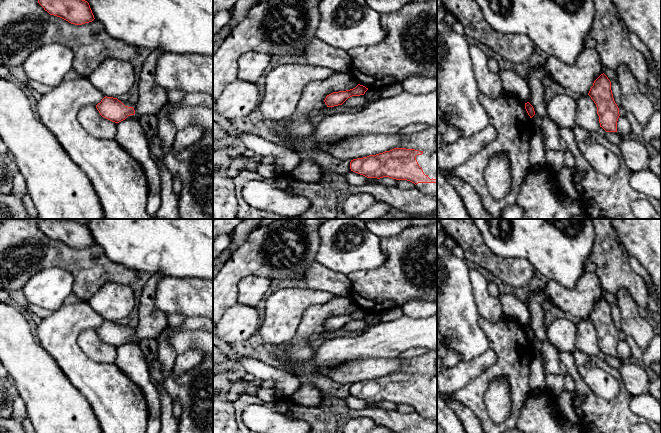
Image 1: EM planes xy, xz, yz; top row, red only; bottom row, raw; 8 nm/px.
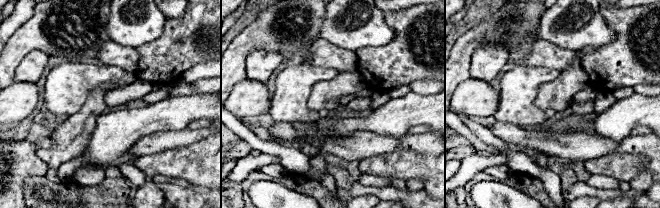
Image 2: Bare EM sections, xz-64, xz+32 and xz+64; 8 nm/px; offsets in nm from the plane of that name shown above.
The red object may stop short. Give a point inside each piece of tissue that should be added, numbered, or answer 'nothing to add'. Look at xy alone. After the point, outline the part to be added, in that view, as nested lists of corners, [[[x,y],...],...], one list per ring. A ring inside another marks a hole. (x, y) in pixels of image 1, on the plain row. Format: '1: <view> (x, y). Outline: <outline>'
nothing to add

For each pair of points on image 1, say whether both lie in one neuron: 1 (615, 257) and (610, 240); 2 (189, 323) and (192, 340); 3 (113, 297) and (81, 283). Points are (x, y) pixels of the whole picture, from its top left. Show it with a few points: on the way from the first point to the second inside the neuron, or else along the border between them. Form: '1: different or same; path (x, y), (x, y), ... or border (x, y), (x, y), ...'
1: same; path (611, 253), (610, 244)
2: different; border (178, 326), (184, 329), (202, 330)
3: different; border (121, 284), (107, 282), (87, 301)

